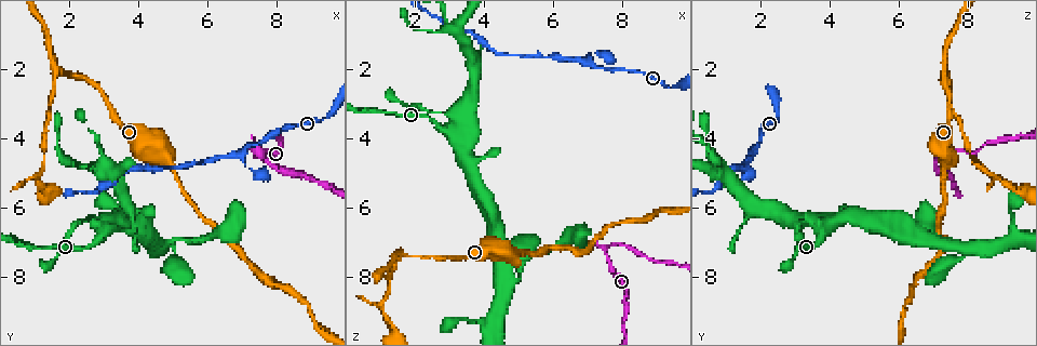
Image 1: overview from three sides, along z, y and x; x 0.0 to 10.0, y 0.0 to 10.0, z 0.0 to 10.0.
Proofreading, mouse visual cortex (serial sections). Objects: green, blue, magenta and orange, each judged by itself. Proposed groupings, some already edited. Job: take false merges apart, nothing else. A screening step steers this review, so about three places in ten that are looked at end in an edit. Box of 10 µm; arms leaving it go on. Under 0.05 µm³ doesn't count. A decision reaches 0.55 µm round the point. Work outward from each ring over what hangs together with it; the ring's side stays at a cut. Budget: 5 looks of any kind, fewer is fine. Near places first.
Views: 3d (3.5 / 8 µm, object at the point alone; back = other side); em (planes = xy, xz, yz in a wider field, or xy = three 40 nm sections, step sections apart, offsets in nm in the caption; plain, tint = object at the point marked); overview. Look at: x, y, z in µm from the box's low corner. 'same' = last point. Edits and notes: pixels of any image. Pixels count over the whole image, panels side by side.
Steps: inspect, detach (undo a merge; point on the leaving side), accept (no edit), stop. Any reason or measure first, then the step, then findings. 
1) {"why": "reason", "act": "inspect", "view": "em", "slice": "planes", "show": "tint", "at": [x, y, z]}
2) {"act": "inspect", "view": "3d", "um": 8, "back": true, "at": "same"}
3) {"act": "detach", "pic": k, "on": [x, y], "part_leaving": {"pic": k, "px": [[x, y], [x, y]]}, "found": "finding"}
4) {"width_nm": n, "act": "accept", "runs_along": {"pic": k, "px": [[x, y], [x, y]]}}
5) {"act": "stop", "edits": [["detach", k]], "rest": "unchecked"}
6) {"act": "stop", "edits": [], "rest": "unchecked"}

{"why": "side arm on a straight run", "act": "inspect", "view": "3d", "um": 3.5, "at": [7.05, 4.30, 1.80]}

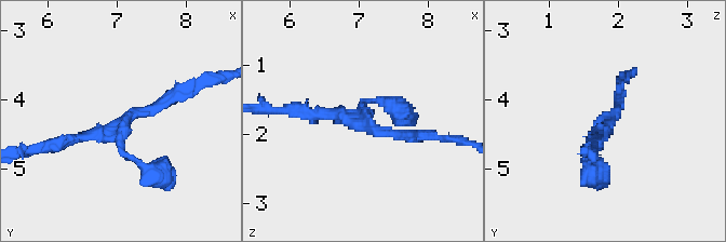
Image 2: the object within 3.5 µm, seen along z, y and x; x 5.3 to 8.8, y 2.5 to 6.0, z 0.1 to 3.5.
{"act": "accept", "runs_along": {"pic": 2, "px": [[183, 91], [119, 126], [59, 144]]}, "found": "continuous, no second cell"}

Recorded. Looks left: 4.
{"why": "small branch off a trunk", "act": "inspect", "view": "3d", "um": 3.5, "back": true, "at": [3.15, 6.65, 3.85]}

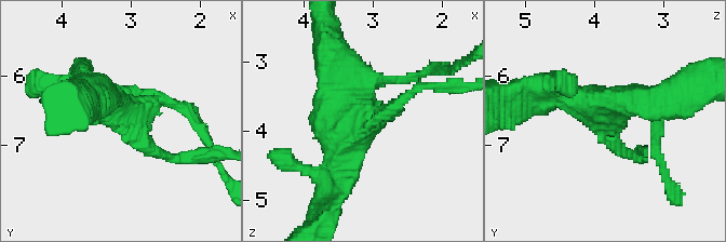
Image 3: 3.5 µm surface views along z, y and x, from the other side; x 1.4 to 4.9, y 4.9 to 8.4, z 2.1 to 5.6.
{"why": "need the tissue", "act": "inspect", "view": "em", "slice": "xy", "step": 1, "show": "tint", "at": [3.15, 6.60, 3.80]}

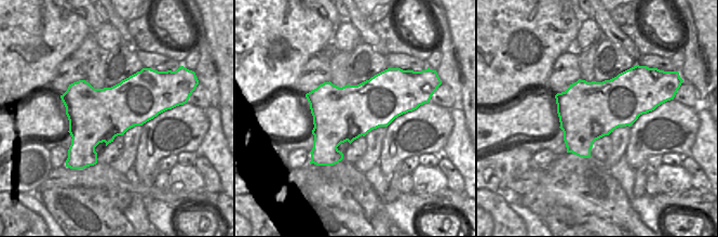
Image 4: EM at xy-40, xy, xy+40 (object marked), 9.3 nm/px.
{"act": "inspect", "view": "em", "slice": "xy", "step": 5, "show": "tint", "at": "same"}

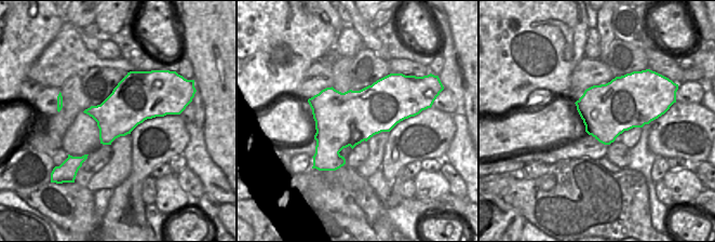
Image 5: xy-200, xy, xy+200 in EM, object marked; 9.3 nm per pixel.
{"width_nm": 500, "act": "accept", "runs_along": {"pic": 3, "px": [[416, 88], [343, 135], [339, 174]]}, "found": "one cell here"}

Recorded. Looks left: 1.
{"act": "stop", "edits": [], "rest": "unchecked"}

